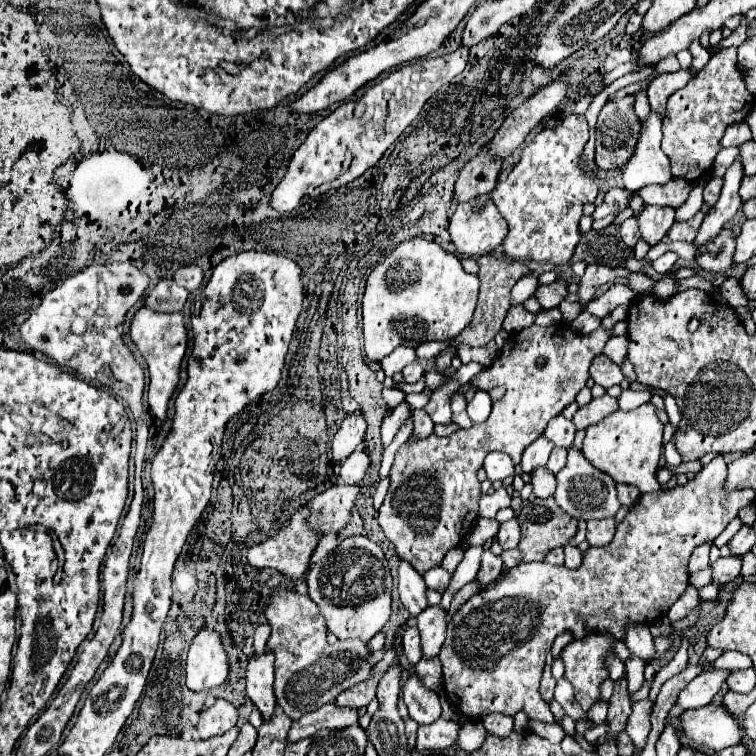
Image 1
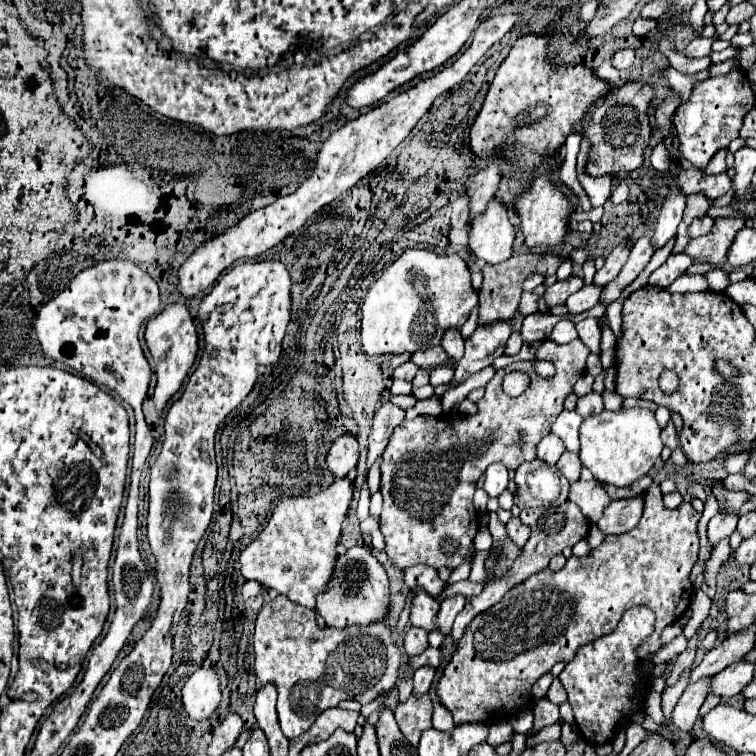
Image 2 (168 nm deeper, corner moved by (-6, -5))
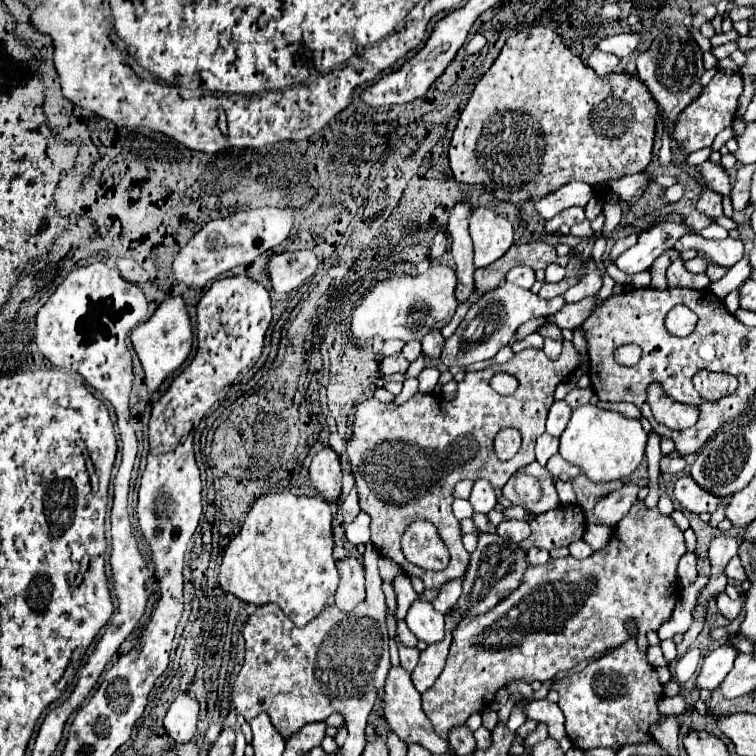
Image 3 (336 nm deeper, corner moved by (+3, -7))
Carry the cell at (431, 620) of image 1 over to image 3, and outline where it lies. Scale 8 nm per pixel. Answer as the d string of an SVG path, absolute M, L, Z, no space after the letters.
M458 577L458 579L452 579L448 583L444 583L444 587L440 589L440 593L432 599L432 607L440 613L446 613L454 603L456 599L460 597L462 593L462 579L464 577Z

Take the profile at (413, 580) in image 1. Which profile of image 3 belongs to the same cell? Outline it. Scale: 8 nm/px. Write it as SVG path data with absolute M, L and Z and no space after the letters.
M416 599L406 615L408 629L424 643L440 643L446 635L444 629L444 615L434 611L434 607L428 601Z

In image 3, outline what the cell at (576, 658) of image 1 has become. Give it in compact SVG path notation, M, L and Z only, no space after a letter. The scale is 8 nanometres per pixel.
M634 637L590 663L584 671L554 683L552 689L560 693L558 705L566 717L566 733L574 747L582 751L592 747L620 749L624 745L656 743L650 735L650 725L666 719L666 715L658 711L664 687L658 681L656 669L648 663L646 651L638 649Z

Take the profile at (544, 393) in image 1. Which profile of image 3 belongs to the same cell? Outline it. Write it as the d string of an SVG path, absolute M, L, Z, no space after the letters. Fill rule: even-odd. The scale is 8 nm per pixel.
M564 341L564 349L562 349L562 355L558 361L550 361L542 349L524 349L524 351L516 353L512 361L508 361L504 365L494 365L494 367L488 367L482 371L466 373L464 381L458 383L458 391L452 401L446 401L438 393L416 393L402 405L380 403L376 397L358 403L356 413L354 413L354 423L352 423L352 437L348 439L346 453L348 453L350 465L352 465L352 475L354 475L356 489L358 489L360 509L370 515L370 535L372 535L370 539L372 539L374 547L378 549L378 553L396 561L404 569L406 575L420 577L424 581L426 589L436 589L442 583L446 583L448 579L458 579L460 575L464 575L468 561L470 561L470 553L462 545L460 525L452 513L454 485L462 479L472 479L472 481L486 479L488 483L500 483L500 489L502 489L506 485L506 481L518 469L530 465L534 461L534 443L544 433L546 415L554 401L556 385L564 379L564 375L570 375L574 369L578 369L586 361L588 361L586 355L580 355L570 341ZM496 371L508 373L518 379L518 389L512 395L504 397L490 387L490 379L492 379L492 375L496 375ZM508 427L520 431L522 445L520 445L520 451L510 461L500 461L494 453L494 435L500 429L508 429ZM418 519L430 521L438 529L444 543L447 544L450 561L446 569L426 571L426 569L420 569L420 567L412 565L410 561L406 561L406 557L400 549L400 537L406 531L406 527Z

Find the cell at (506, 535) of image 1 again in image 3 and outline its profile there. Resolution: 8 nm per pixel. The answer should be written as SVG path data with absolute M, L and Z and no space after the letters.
M510 519L510 521L504 521L498 525L498 533L502 539L508 539L508 541L514 541L514 543L522 543L524 539L530 537L532 529L528 523L524 521L516 521L516 519Z

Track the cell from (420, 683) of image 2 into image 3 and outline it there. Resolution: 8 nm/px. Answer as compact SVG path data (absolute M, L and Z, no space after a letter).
M398 645L400 665L412 673L412 669L416 667L416 661L419 659L420 651L417 648L409 648L404 645Z

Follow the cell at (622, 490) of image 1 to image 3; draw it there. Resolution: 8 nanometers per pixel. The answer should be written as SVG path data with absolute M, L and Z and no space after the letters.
M578 475L576 479L572 479L572 483L574 483L574 491L576 491L578 505L580 505L584 511L592 511L594 505L596 505L604 495L608 495L608 491L612 491L612 489L616 489L616 487L622 487L622 481L594 483L594 481L590 481L586 475Z

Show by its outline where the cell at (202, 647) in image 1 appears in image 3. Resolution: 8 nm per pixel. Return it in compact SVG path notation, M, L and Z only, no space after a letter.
M184 693L170 705L164 717L166 735L174 743L188 743L196 733L196 721L198 721L198 701L192 699L188 693Z

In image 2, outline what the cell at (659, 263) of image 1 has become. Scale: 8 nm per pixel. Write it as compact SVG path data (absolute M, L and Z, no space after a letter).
M685 253L671 255L659 269L655 269L649 277L649 285L653 287L669 287L679 275L685 273L685 269L693 265L693 259Z

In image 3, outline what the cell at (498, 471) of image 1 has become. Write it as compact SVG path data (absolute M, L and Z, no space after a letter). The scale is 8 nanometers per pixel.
M480 479L474 483L474 489L472 489L472 495L468 501L470 501L474 513L488 515L496 505L496 495L494 495L494 489L488 485L488 481Z

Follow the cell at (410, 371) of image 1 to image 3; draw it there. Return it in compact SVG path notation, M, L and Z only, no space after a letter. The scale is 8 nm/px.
M396 353L396 355L390 355L390 357L384 357L382 359L382 371L384 375L392 375L392 373L404 373L410 365L408 359L404 359L402 353Z

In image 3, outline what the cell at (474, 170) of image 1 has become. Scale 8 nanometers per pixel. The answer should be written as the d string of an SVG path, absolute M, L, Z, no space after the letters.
M436 233L434 241L432 241L432 247L430 247L430 253L428 253L428 259L434 263L444 251L446 251L446 235L444 233Z

